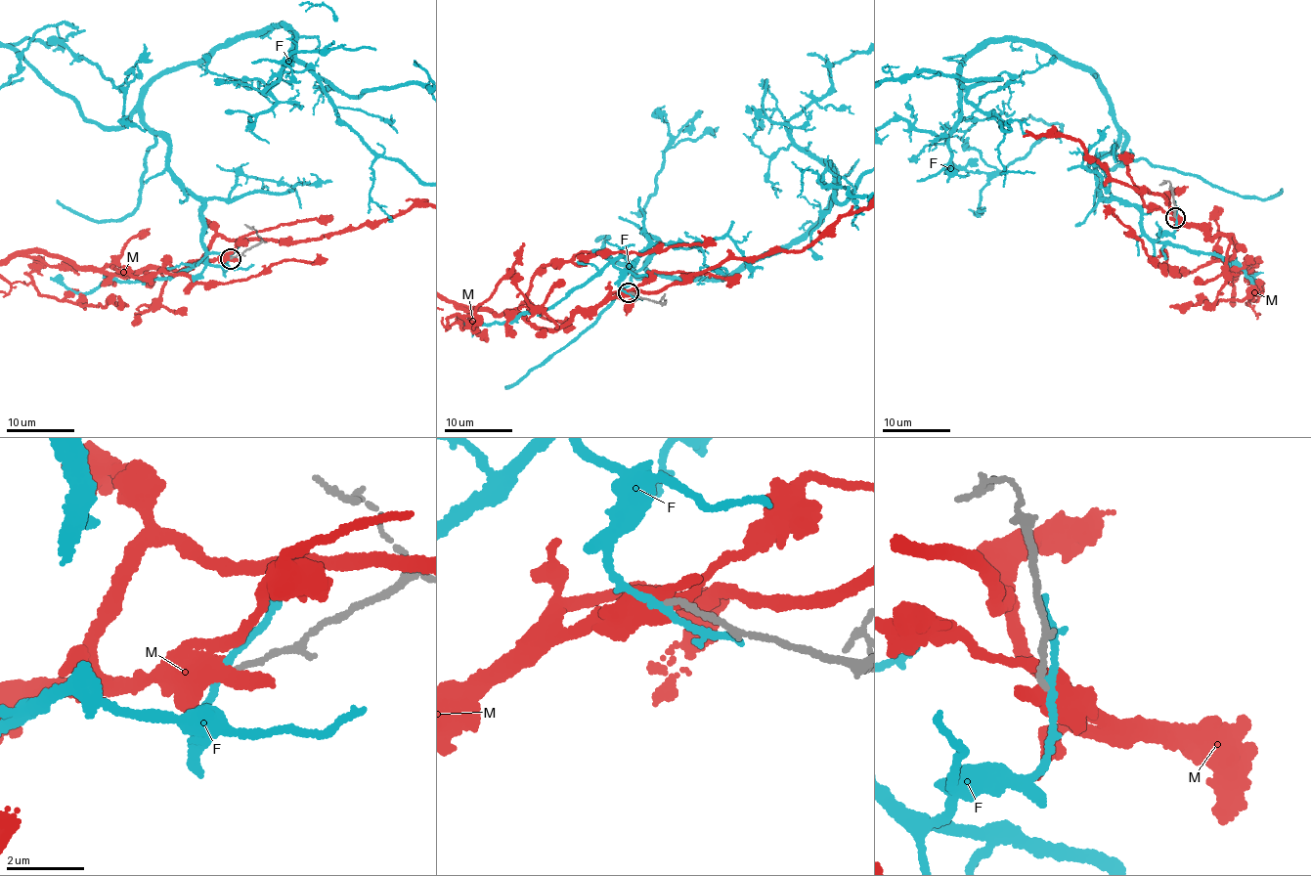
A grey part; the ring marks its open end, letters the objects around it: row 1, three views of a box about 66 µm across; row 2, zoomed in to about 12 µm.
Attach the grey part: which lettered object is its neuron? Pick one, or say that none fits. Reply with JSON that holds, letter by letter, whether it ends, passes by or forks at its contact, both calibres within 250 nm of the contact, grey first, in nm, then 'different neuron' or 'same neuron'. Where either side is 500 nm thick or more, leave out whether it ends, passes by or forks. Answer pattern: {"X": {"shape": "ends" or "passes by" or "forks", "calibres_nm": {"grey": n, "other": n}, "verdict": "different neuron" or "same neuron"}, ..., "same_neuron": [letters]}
{"F": {"shape": "passes by", "calibres_nm": {"grey": 150, "other": 170}, "verdict": "different neuron"}, "M": {"shape": "forks", "calibres_nm": {"grey": 160, "other": 400}, "verdict": "different neuron"}, "same_neuron": []}

